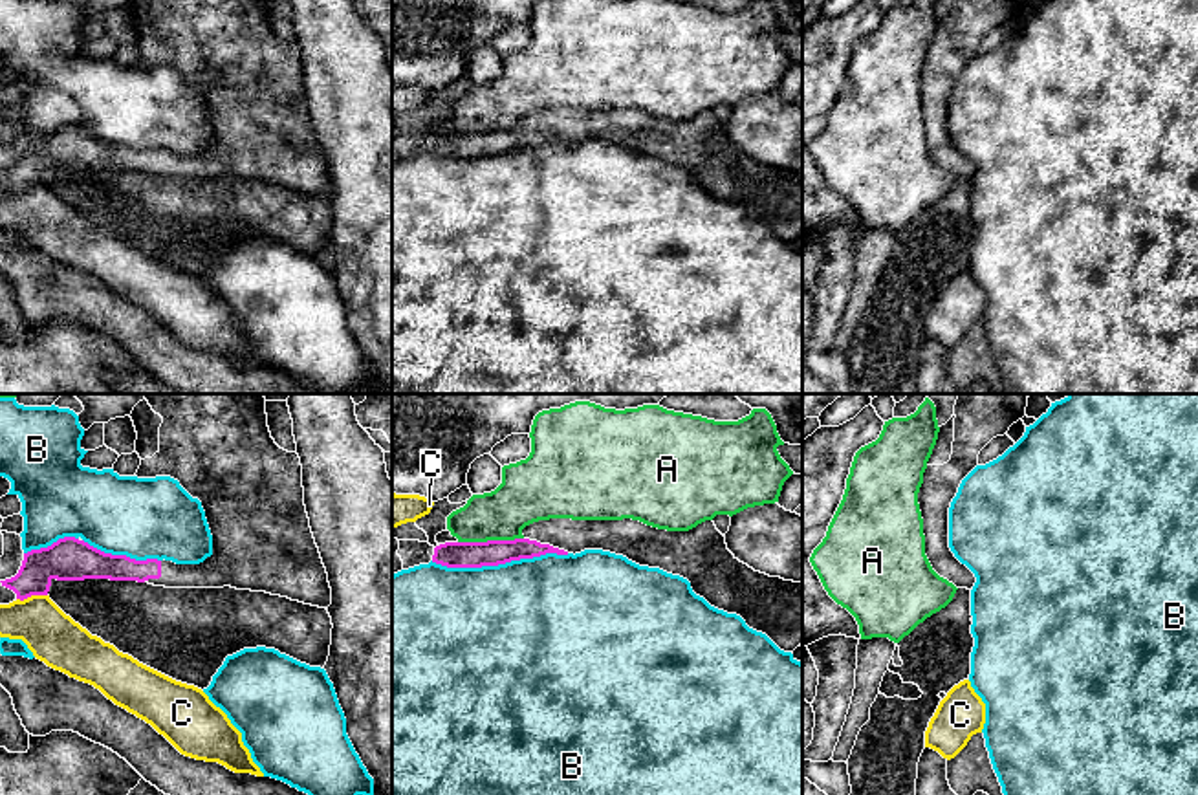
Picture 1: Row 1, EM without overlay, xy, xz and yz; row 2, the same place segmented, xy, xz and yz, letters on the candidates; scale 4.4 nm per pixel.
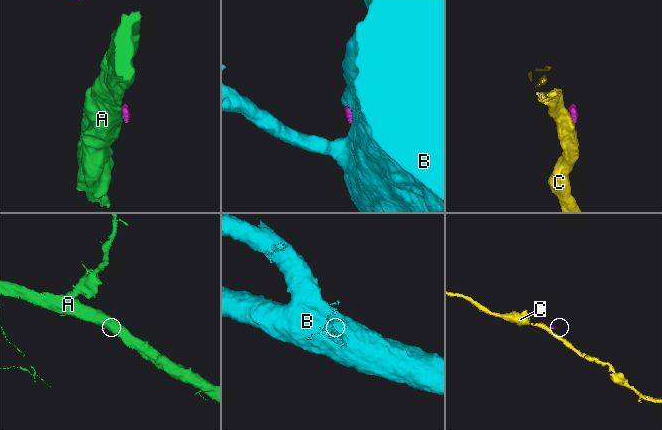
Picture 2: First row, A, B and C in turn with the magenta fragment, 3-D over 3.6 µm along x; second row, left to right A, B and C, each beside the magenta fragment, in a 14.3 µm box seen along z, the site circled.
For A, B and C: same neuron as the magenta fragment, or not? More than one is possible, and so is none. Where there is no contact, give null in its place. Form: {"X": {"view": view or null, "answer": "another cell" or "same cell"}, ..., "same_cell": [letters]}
{"A": {"view": "xz", "answer": "another cell"}, "B": {"view": "xz", "answer": "another cell"}, "C": {"view": "xy", "answer": "another cell"}, "same_cell": []}

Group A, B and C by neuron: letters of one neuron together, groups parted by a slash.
A / B / C

